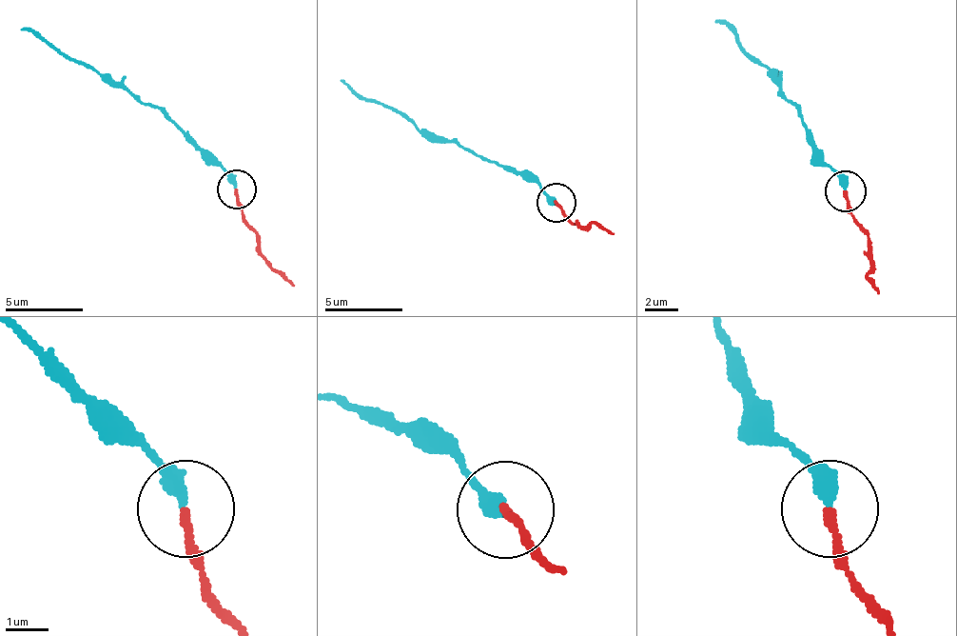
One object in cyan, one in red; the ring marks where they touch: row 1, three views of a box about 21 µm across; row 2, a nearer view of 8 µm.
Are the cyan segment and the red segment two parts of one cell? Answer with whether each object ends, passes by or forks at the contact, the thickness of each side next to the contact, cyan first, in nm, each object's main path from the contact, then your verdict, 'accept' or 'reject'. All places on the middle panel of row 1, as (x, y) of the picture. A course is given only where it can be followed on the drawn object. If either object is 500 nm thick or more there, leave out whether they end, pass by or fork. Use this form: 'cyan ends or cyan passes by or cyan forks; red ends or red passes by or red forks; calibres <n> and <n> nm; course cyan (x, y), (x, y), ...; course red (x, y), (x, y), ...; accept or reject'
cyan ends; red ends; calibres 380 and 190 nm; course cyan (556, 201), (475, 150), (424, 135), (398, 112), (339, 81); course red (556, 201), (576, 225), (615, 232); reject

